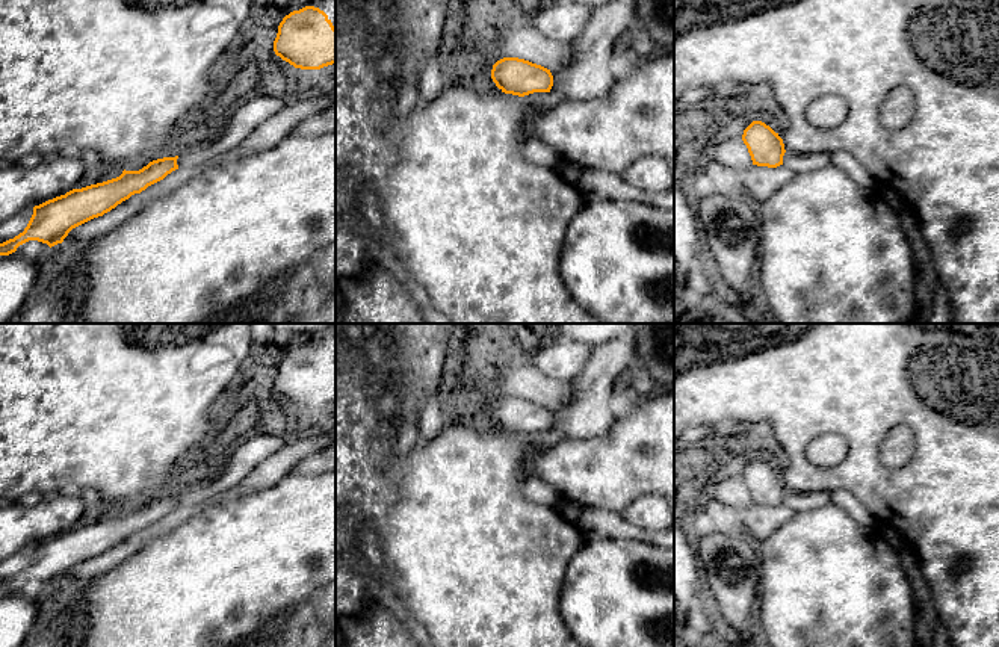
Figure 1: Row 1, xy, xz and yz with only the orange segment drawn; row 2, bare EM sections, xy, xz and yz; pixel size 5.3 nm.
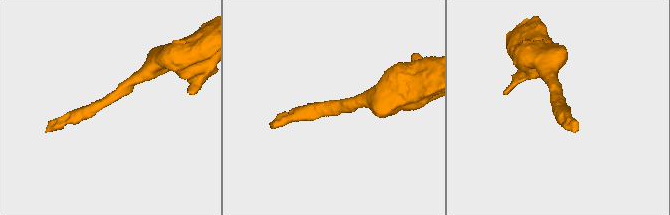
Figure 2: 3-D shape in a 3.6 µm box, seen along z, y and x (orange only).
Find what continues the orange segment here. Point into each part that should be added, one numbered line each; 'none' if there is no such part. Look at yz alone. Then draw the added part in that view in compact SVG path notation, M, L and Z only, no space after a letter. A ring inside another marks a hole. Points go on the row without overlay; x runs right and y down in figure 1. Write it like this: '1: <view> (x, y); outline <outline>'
none

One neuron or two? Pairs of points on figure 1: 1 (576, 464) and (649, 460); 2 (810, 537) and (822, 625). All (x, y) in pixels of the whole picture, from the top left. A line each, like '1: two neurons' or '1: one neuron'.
1: one neuron
2: one neuron

